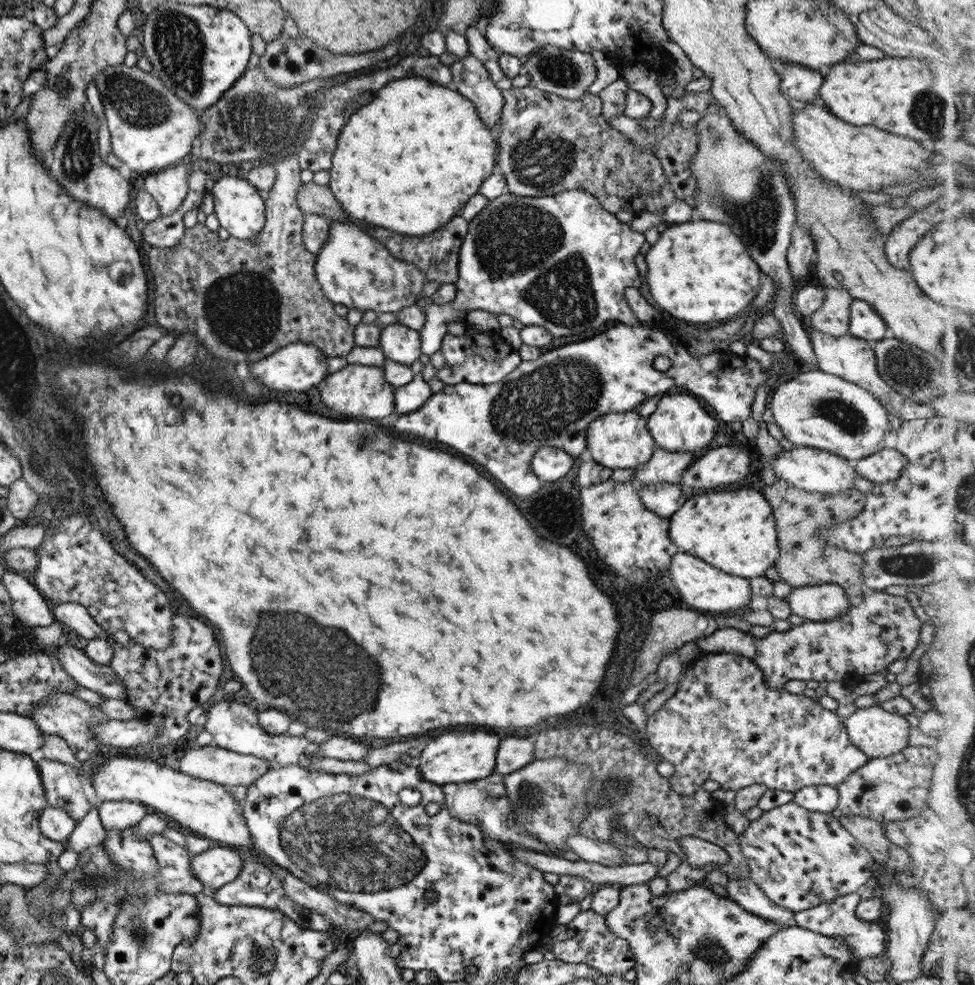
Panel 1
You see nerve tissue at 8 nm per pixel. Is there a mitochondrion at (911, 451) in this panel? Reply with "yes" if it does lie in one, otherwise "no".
no

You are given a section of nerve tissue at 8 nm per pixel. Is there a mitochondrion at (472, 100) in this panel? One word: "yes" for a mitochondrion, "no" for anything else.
no

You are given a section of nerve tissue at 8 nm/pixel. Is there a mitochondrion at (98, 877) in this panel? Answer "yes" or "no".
yes

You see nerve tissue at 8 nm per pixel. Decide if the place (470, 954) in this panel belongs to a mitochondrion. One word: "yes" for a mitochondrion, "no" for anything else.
no

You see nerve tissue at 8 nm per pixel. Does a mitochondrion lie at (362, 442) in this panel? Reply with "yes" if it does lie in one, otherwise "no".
yes

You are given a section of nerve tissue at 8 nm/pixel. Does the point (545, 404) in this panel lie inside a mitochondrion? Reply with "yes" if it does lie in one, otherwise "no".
yes

